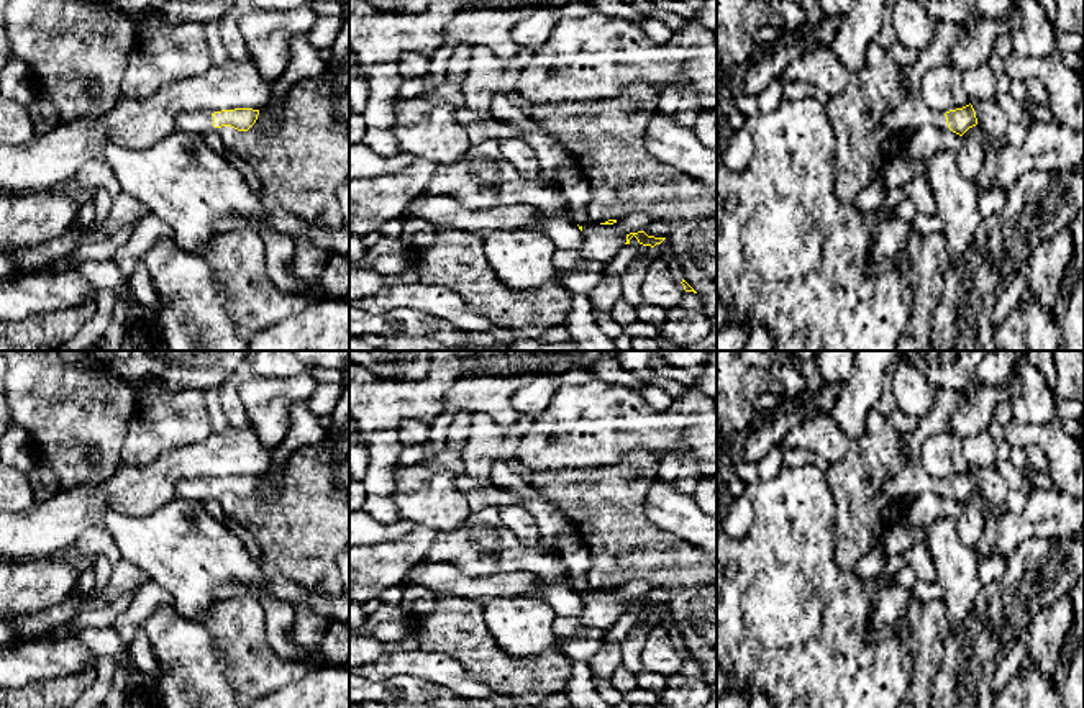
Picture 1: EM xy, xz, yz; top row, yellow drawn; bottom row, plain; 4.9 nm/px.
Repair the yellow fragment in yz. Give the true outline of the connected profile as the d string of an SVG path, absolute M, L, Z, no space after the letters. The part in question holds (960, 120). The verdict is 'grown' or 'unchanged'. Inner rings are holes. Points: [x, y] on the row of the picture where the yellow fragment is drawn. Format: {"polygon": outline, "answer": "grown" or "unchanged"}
{"polygon": "M976 0L966 21L936 21L935 36L930 44L917 51L917 59L912 64L905 64L904 85L907 93L895 108L884 115L884 125L904 134L910 134L920 126L931 125L951 129L959 136L976 126L977 118L971 103L946 113L933 111L920 97L920 82L928 69L946 66L951 46L966 36L982 16L1005 15L1012 2L1013 0Z", "answer": "grown"}

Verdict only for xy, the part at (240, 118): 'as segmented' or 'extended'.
extended

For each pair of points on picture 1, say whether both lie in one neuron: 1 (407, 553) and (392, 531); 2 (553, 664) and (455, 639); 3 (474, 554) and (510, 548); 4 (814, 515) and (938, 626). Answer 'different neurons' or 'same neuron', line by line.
1: different neurons
2: same neuron
3: same neuron
4: different neurons

